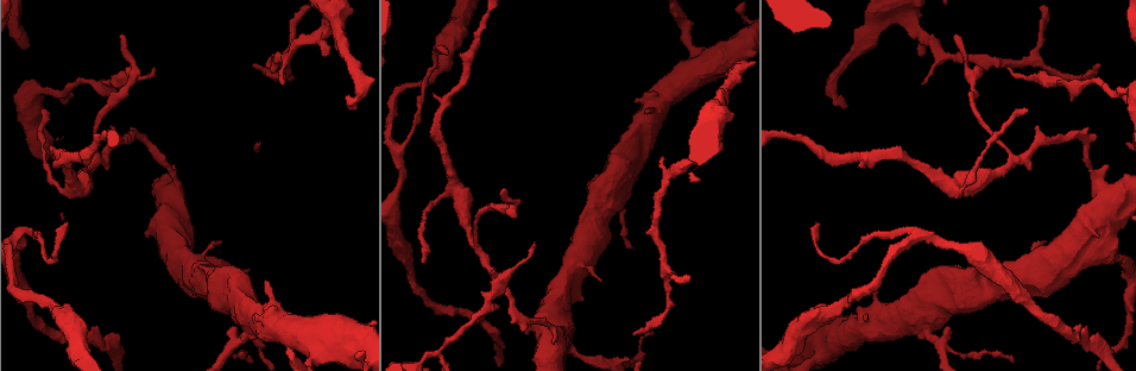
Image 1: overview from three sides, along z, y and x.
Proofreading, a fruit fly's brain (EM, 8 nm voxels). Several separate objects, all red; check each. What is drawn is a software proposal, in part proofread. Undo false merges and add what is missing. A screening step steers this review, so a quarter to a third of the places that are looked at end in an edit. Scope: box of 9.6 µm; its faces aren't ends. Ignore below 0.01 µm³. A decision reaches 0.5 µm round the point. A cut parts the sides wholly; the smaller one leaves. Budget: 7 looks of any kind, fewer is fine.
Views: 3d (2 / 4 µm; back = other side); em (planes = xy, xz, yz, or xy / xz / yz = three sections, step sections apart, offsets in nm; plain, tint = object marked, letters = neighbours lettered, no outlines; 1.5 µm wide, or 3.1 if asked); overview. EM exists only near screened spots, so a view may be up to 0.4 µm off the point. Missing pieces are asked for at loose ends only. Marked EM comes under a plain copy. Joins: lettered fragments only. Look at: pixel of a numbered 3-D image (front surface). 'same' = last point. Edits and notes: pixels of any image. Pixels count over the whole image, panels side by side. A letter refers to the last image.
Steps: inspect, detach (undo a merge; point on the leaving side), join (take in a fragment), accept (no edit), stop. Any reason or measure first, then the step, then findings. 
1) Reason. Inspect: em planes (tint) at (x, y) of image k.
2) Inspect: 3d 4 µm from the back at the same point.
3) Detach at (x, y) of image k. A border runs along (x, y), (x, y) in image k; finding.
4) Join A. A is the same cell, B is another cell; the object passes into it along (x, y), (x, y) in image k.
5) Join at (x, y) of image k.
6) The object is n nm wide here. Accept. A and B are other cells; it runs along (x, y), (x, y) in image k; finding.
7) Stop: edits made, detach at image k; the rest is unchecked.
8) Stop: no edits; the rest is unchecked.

Branch stops here. Inspect: 3d 4 µm at (951, 329) of image 1.

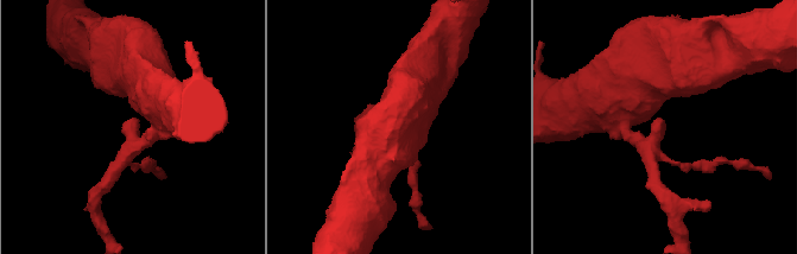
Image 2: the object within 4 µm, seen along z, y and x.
The arms are 220, 280 nm wide; shape alone is not enough. Inspect: em planes (letters) at (135, 120) of image 2.

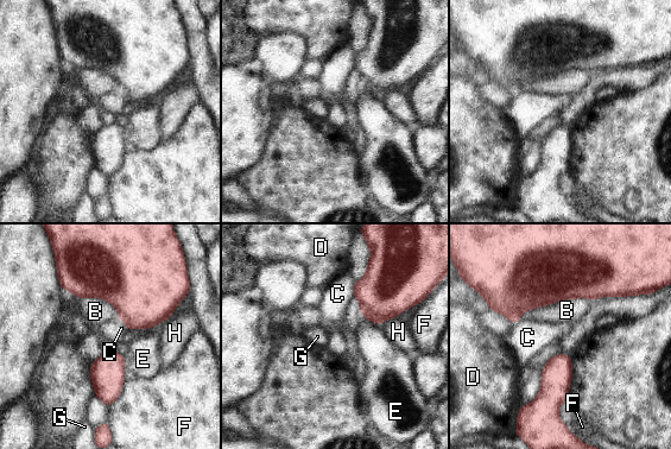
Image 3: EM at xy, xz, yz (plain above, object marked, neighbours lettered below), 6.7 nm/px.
The object is 200 nm wide here; the longest contact is with B, 550 nm. Accept. B, C, D, E, F, G and H are other cells; none of them fits.

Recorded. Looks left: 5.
Inspect: em planes (letters) at (221, 243) of image 1.

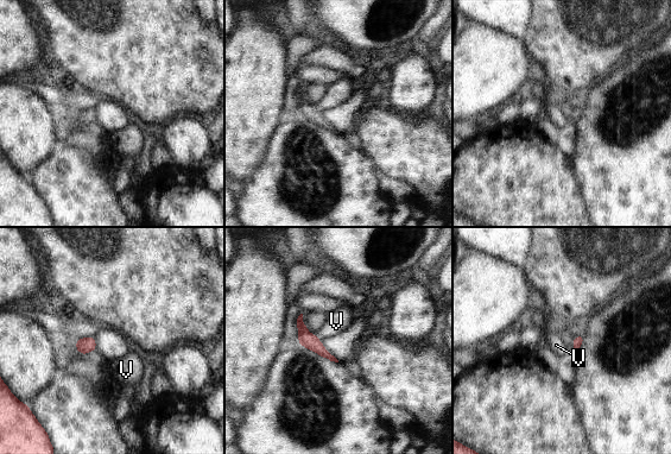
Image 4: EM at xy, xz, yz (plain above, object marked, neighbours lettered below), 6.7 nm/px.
The longest contact is with V, 60 nm. Accept. V is another cell; none of them fits.

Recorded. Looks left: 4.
An open end. Inspect: em yz step 4 (tint) at (41, 110) of image 1.

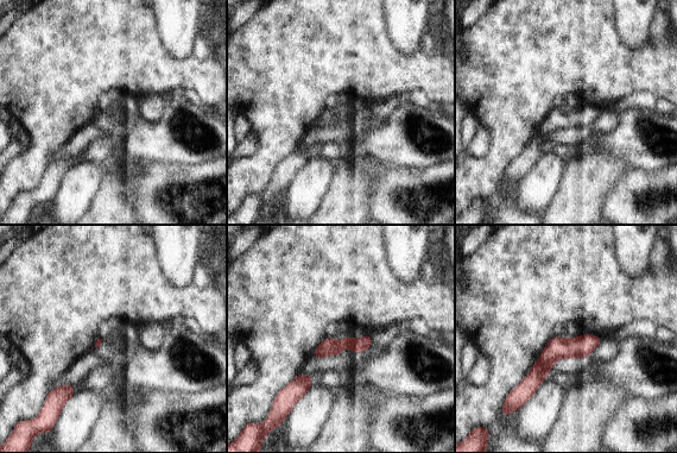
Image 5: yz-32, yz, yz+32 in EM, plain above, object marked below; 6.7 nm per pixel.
Another direction. Inspect: em planes (letters) at the same point.

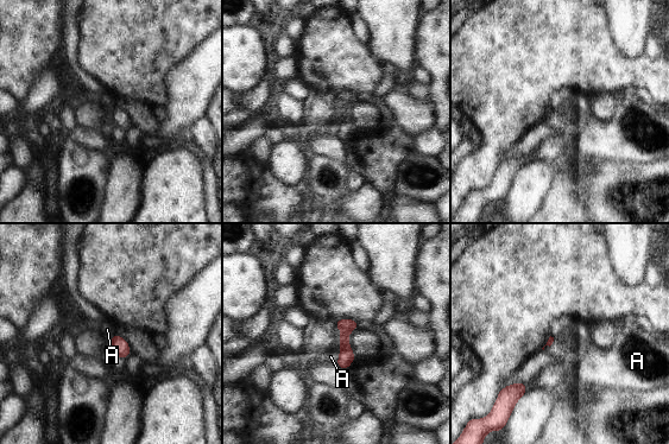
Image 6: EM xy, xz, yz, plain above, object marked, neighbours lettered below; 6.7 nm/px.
Accept. A is another cell; it runs along (348, 322), (345, 331), (345, 365) in image 6; no lettered fragment goes on from it.

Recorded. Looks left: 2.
Stop: no edits; the rest is unchecked.

